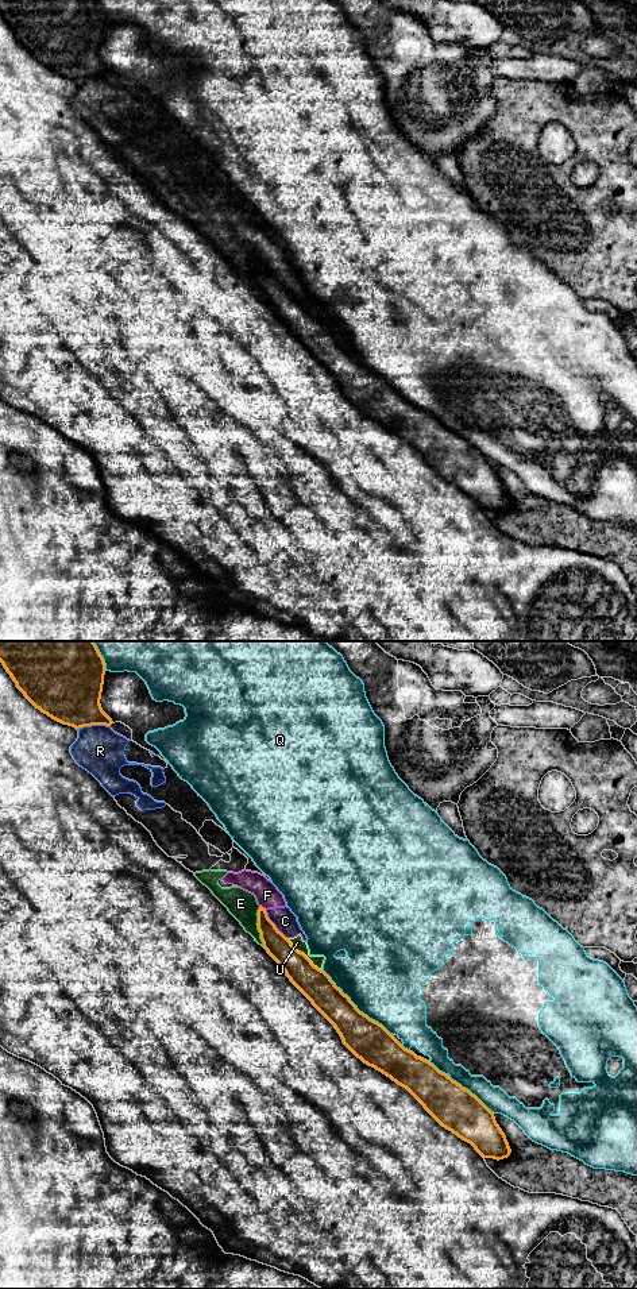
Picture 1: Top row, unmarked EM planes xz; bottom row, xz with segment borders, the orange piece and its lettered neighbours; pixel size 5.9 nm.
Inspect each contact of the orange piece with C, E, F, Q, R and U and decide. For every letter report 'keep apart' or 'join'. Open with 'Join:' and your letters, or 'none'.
Join: none
C: keep apart
E: keep apart
F: keep apart
Q: keep apart
R: keep apart
U: keep apart

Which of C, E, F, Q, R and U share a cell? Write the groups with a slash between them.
C E F R U / Q

